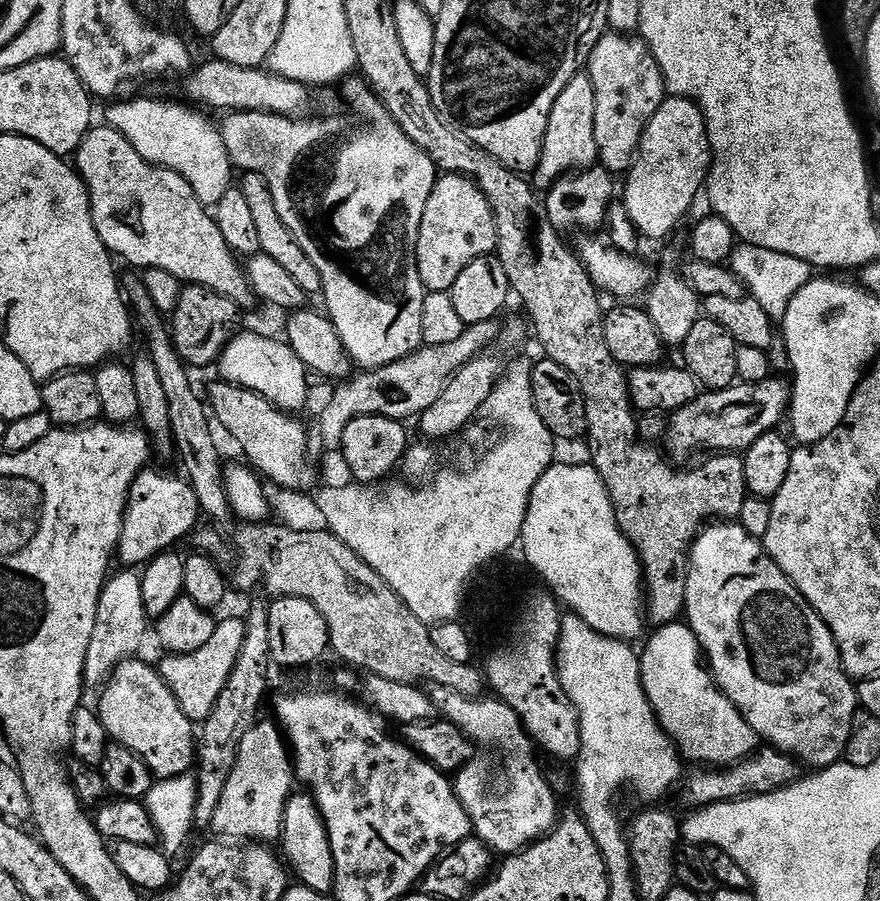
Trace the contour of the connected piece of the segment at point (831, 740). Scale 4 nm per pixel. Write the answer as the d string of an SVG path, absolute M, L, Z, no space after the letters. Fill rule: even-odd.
M712 522L707 525L697 536L692 544L692 550L688 554L688 577L686 578L686 623L696 635L700 643L703 655L706 657L707 667L712 673L717 688L724 693L724 697L736 707L750 722L757 737L765 745L787 752L789 756L795 756L805 765L813 764L813 769L828 768L831 764L841 763L846 742L850 738L850 722L854 722L854 714L858 710L858 688L853 677L844 671L844 663L840 660L840 651L822 618L806 602L803 594L794 587L790 578L770 558L770 554L764 549L763 543L757 537L746 534L746 530L738 522Z

